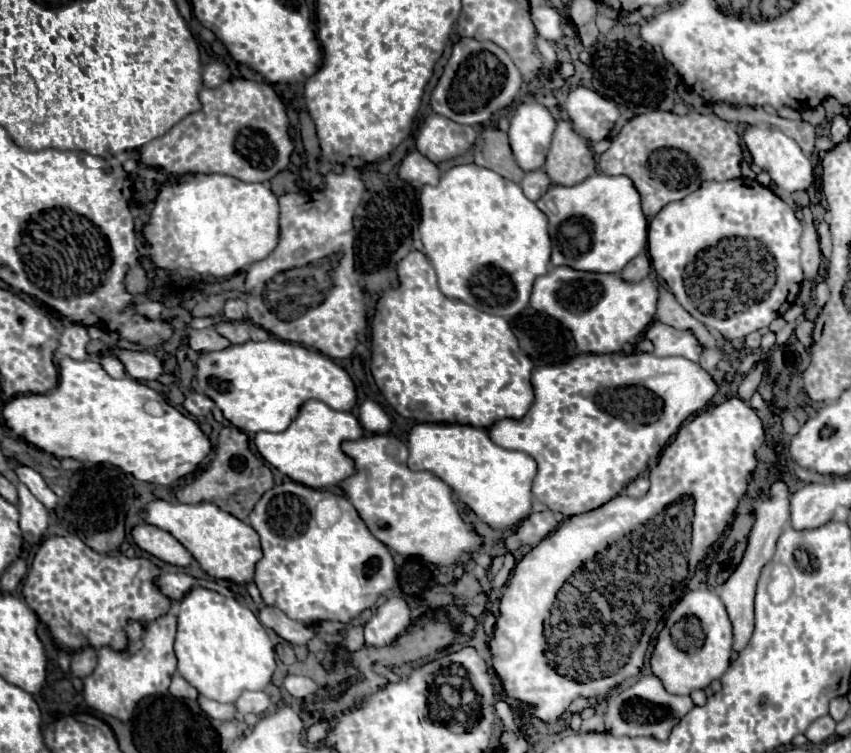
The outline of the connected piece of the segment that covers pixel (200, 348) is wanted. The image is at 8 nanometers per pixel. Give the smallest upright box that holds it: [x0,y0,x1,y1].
[189,328,231,352]

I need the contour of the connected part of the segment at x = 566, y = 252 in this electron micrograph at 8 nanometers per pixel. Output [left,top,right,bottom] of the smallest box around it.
[537,172,647,272]

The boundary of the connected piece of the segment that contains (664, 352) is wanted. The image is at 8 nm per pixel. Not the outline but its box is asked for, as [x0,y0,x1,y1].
[645,322,701,362]

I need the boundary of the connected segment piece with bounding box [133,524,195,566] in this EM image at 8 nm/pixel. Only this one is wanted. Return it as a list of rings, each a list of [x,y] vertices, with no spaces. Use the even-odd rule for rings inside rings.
[[[141,524],[133,528],[133,540],[141,550],[173,566],[189,566],[195,560],[179,540],[175,540],[165,530],[159,530],[157,526]]]

